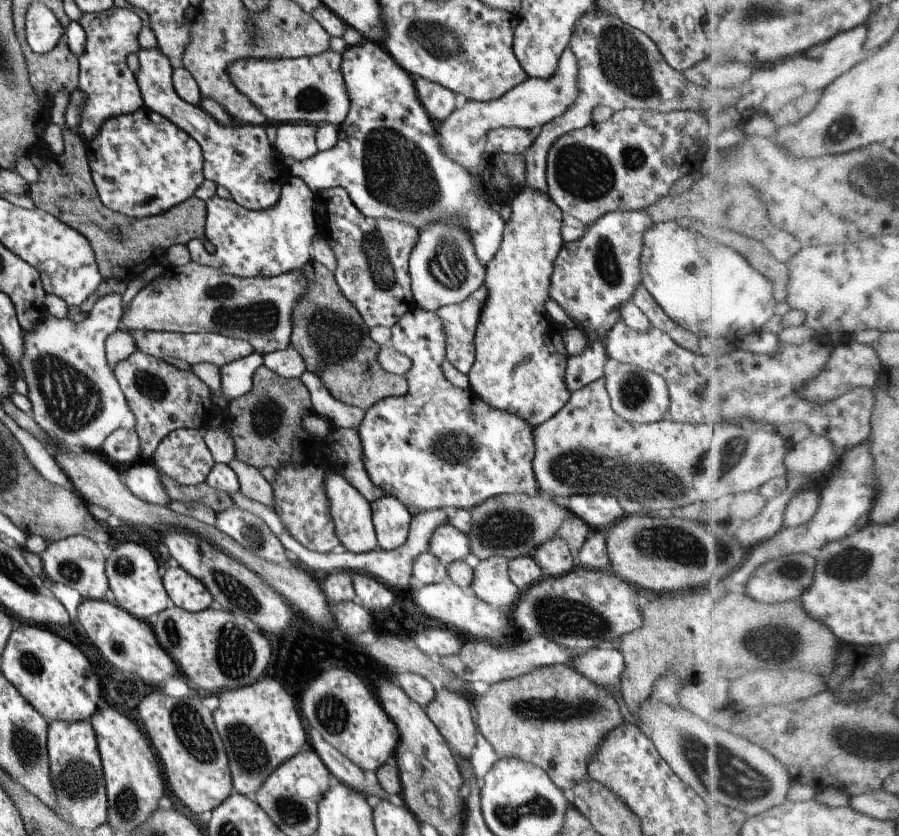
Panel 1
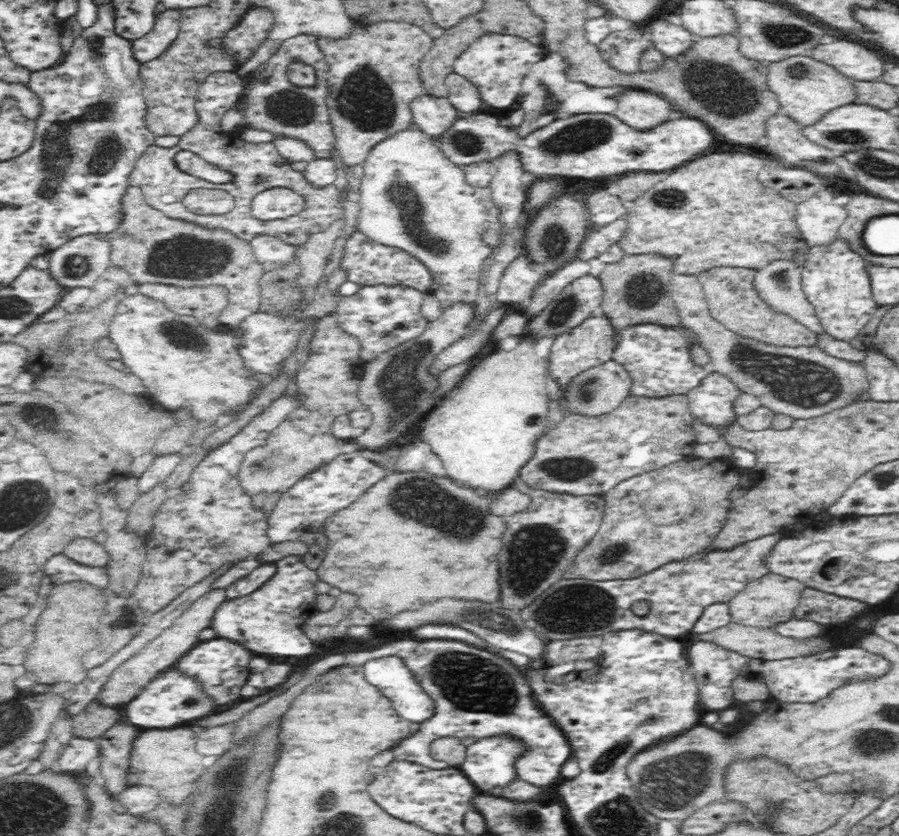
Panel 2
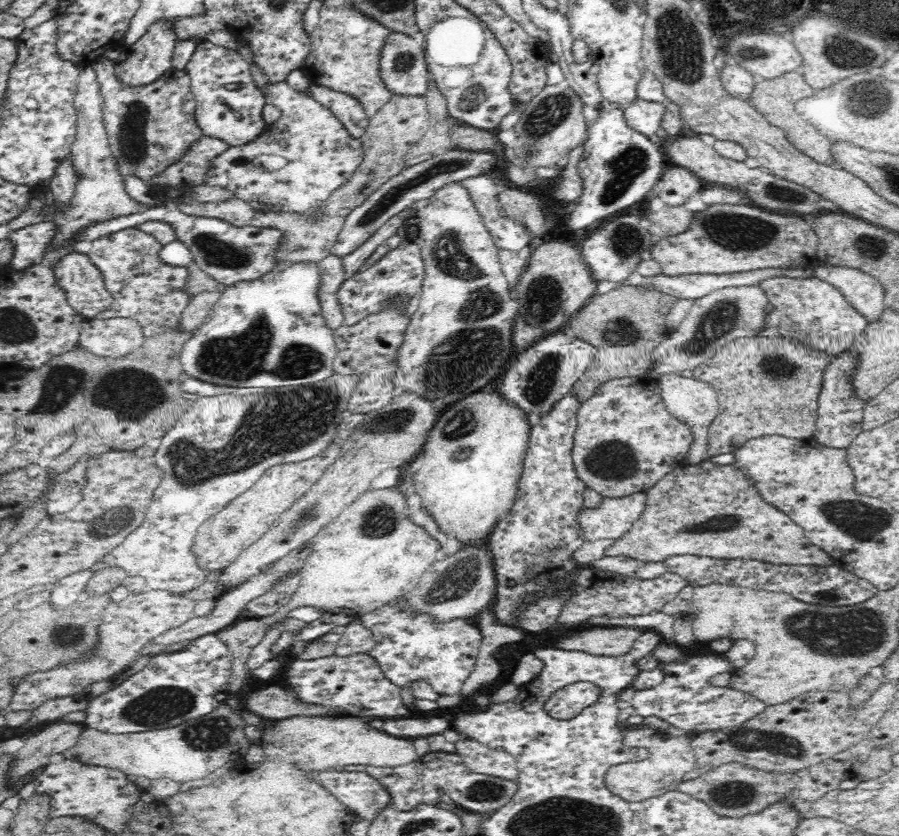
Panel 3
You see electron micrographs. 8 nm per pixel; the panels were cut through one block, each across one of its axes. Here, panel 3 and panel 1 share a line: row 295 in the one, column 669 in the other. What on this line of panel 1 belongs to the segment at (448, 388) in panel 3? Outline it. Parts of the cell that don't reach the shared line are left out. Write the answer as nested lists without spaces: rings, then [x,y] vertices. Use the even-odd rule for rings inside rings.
[[[602,376],[584,388],[574,390],[568,402],[552,418],[535,427],[536,450],[532,464],[540,491],[550,492],[558,498],[568,498],[572,494],[599,492],[617,496],[621,493],[639,502],[646,508],[646,514],[658,517],[692,502],[760,491],[774,478],[790,475],[787,456],[791,443],[775,428],[734,425],[725,421],[698,424],[664,419],[650,424],[630,422],[612,410],[605,382],[605,376]]]

